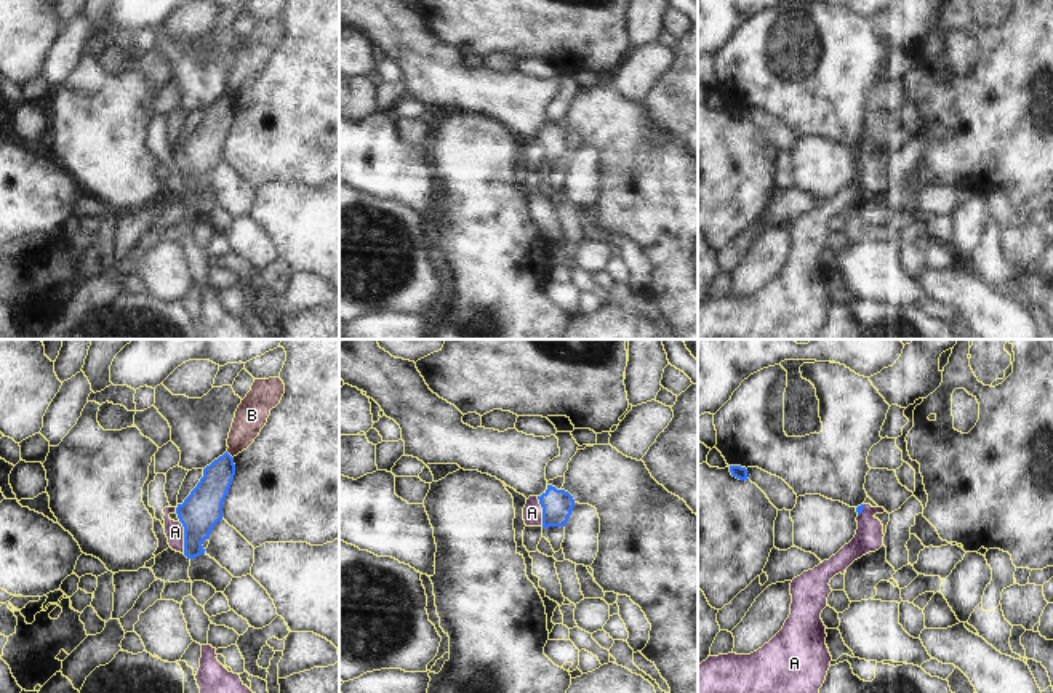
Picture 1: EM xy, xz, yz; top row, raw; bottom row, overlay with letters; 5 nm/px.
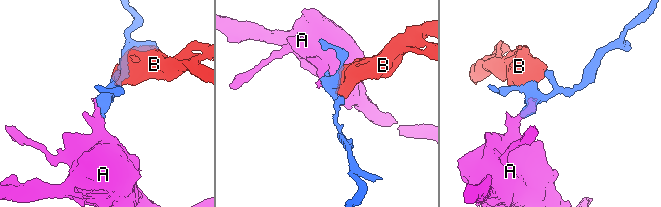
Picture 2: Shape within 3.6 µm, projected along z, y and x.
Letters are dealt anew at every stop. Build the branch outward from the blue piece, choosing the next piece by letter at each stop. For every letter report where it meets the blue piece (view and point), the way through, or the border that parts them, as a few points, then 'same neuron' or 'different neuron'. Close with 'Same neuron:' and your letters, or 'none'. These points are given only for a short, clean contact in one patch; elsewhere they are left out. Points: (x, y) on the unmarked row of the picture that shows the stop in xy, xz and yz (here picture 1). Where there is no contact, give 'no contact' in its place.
A: meets blue in xy at (184, 178); border along xy (178, 162), (183, 168), (184, 194); different neuron
B: meets blue in xy at (229, 96); different neuron
Same neuron: none

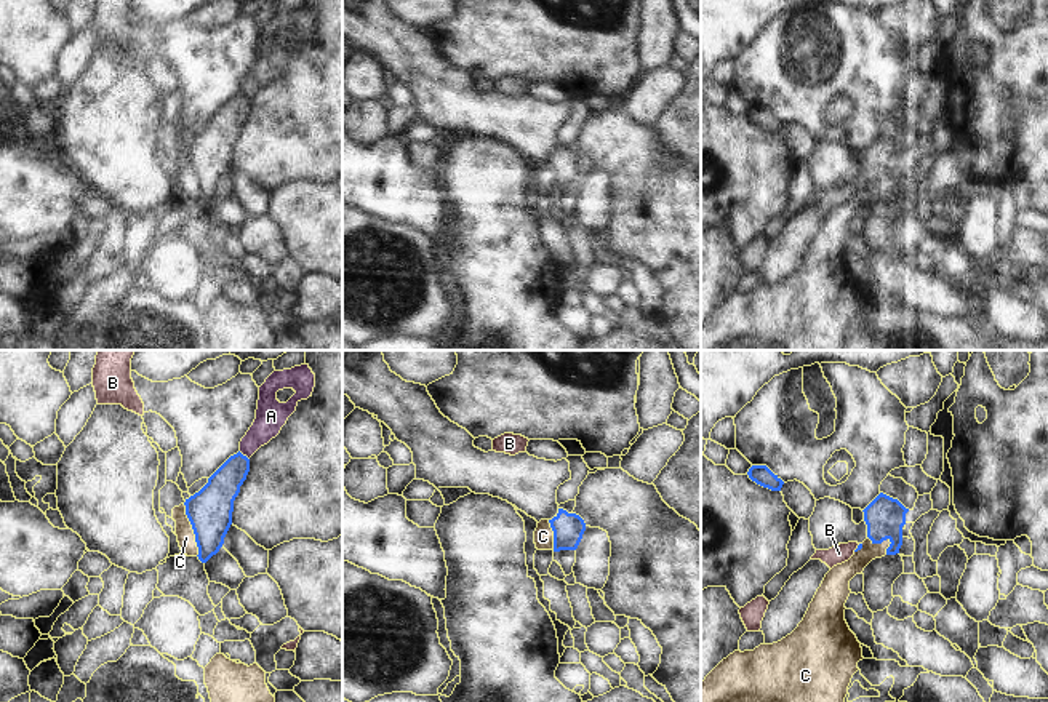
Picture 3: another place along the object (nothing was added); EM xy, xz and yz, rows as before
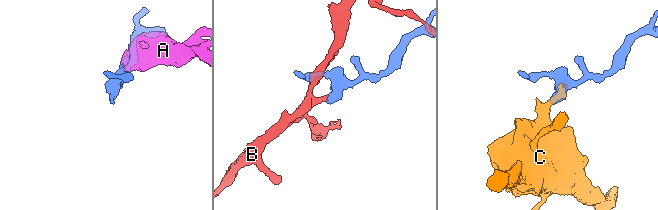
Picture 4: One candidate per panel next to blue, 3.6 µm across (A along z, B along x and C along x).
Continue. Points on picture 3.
A: meets blue in xy at (242, 96); different neuron
B: meets blue in yz at (858, 189); runs through yz (860, 187), (858, 189), (850, 189), (839, 195); same neuron
C: meets blue in xy at (192, 170); border along xy (183, 146), (194, 176), (197, 197); different neuron
Same neuron: B

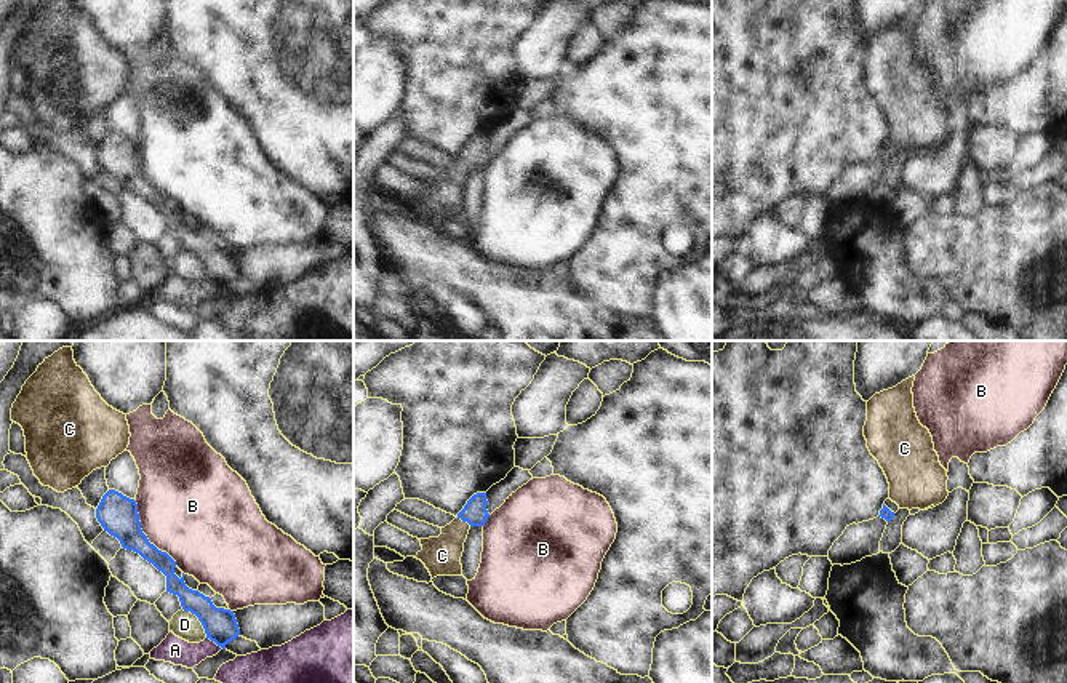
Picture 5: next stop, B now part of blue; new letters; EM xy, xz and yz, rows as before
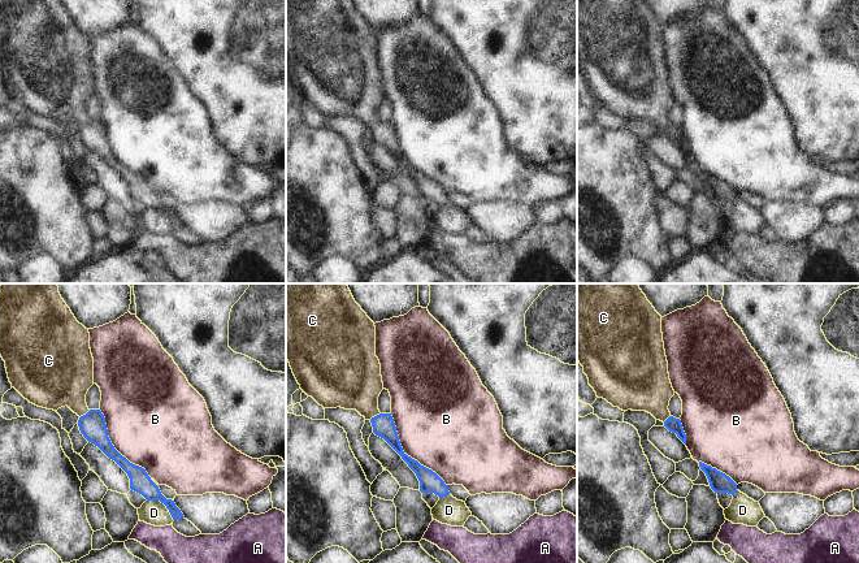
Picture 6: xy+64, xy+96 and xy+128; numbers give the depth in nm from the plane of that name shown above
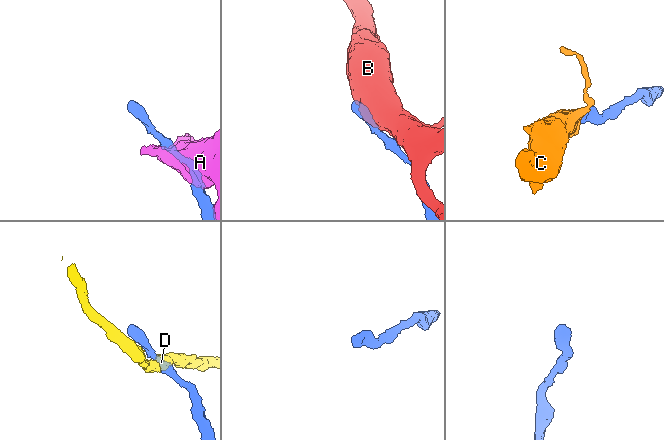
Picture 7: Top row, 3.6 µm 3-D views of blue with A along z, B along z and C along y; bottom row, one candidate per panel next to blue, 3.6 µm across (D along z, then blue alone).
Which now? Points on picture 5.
A: meets blue in xy at (215, 283); different neuron
B: meets blue in xy at (144, 176); different neuron
C: meets blue in xz at (464, 162); runs through xz (474, 154), (464, 162), (442, 197); same neuron
D: meets blue in xy at (199, 261); border along xy (183, 250), (197, 259), (207, 279); different neuron
Same neuron: C

